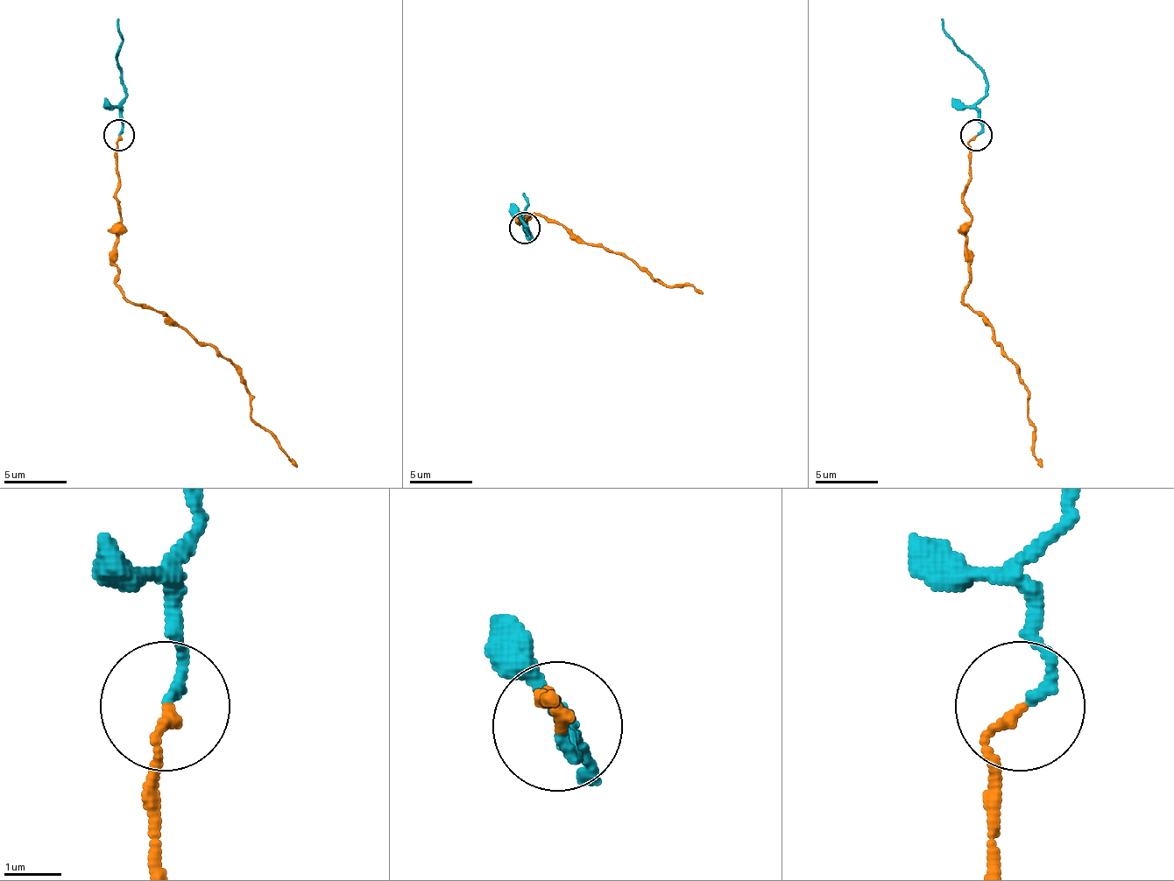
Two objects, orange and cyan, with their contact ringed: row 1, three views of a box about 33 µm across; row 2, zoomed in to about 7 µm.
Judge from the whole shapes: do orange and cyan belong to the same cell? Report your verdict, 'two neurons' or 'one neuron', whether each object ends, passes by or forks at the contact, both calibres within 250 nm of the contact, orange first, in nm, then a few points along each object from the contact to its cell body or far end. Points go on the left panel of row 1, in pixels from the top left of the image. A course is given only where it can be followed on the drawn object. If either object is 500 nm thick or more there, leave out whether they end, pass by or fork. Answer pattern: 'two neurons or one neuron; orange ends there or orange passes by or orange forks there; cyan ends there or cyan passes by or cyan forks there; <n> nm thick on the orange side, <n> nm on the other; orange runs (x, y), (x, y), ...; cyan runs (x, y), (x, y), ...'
one neuron; orange ends there; cyan ends there; 180 nm thick on the orange side, 180 nm on the other; orange runs (119, 135), (116, 285), (135, 305), (154, 307), (236, 370), (245, 386), (251, 418), (296, 468); cyan runs (119, 135), (126, 94), (116, 50), (123, 34), (116, 18)

